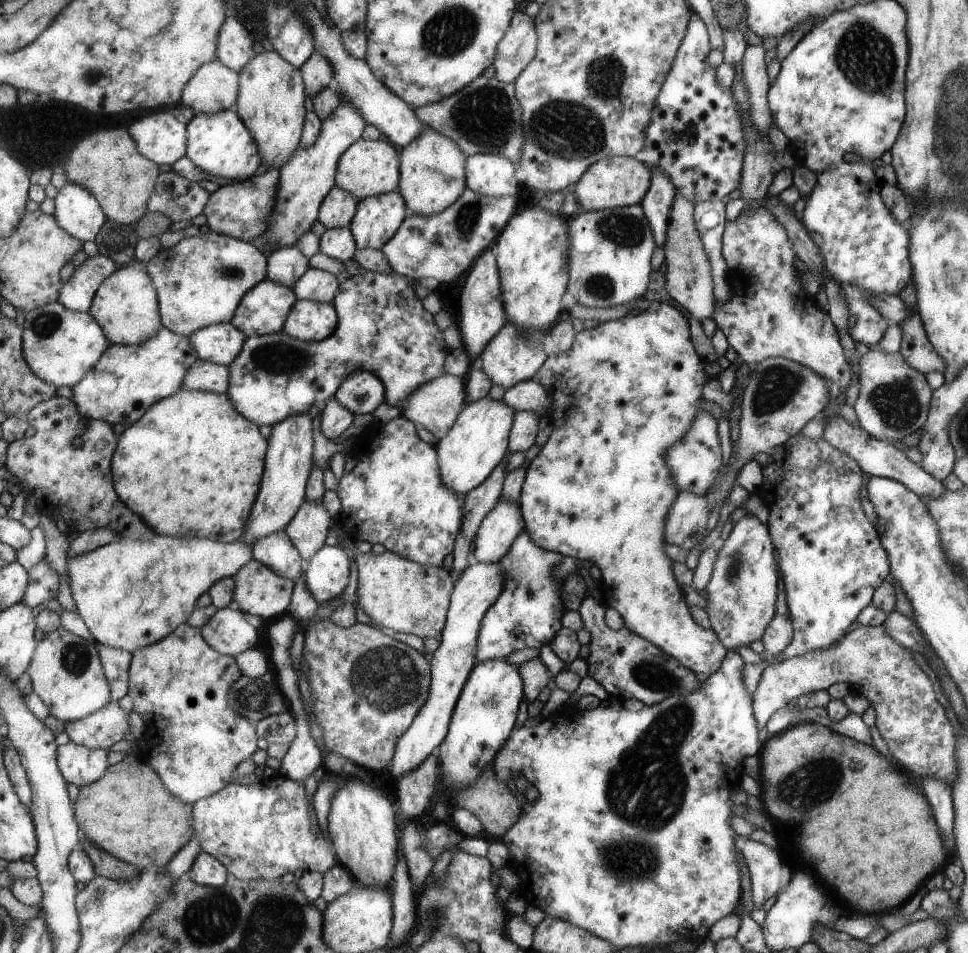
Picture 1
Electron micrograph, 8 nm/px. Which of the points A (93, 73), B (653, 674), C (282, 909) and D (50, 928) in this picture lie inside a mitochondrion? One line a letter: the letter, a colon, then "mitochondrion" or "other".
A: mitochondrion
B: mitochondrion
C: mitochondrion
D: other

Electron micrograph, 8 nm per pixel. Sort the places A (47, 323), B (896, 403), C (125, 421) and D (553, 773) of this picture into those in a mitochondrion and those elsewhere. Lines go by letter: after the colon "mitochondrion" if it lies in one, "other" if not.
A: mitochondrion
B: mitochondrion
C: other
D: other

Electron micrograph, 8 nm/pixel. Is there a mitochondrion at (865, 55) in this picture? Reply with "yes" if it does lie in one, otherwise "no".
yes

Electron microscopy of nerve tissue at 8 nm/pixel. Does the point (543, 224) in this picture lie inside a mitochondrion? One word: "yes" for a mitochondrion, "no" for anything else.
no

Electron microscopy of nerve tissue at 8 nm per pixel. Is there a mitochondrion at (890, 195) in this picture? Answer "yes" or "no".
no

